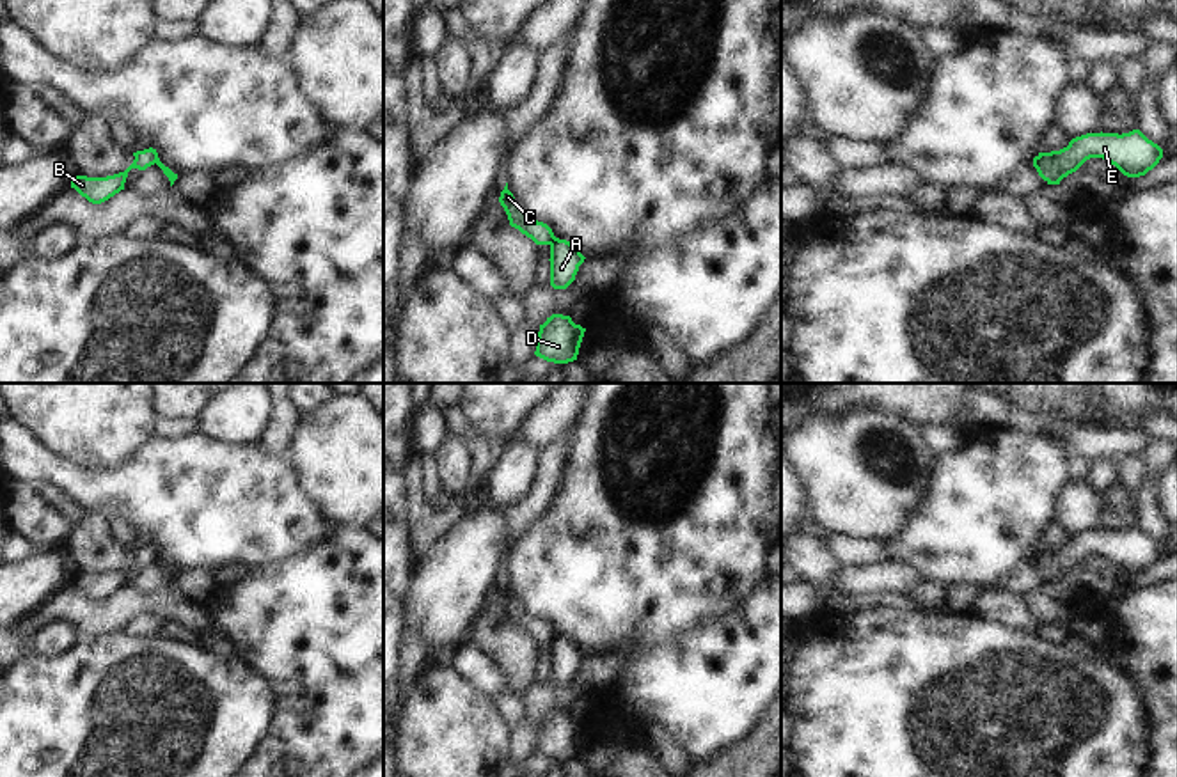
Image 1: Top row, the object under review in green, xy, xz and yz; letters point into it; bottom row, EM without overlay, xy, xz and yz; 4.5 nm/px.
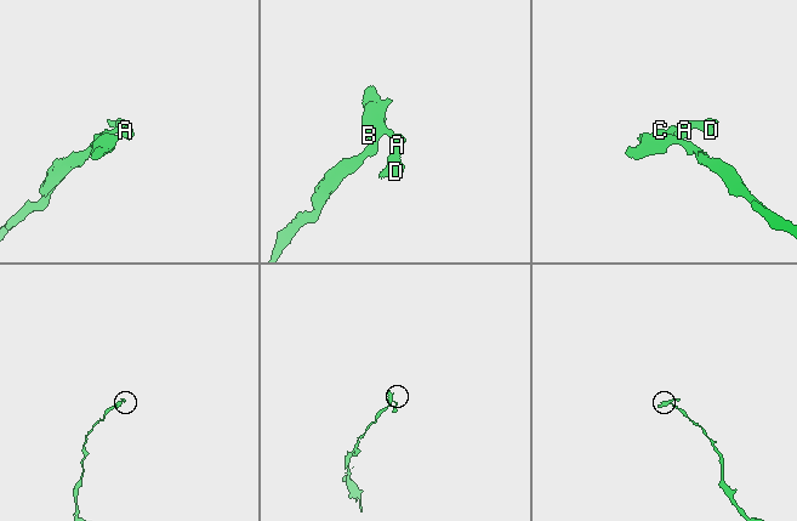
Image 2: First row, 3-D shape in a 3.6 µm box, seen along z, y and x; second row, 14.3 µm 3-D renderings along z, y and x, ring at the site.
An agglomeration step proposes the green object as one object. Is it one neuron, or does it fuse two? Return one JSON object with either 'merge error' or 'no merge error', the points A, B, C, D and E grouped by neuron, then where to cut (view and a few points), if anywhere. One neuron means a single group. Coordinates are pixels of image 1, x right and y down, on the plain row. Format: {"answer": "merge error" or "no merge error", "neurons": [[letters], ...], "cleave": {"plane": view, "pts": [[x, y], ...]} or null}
{"answer": "merge error", "neurons": [["A", "D", "E"], ["B", "C"]], "cleave": {"plane": "xz", "pts": [[554, 634], [549, 641]]}}

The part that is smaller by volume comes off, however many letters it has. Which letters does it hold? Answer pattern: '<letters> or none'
A, D, E

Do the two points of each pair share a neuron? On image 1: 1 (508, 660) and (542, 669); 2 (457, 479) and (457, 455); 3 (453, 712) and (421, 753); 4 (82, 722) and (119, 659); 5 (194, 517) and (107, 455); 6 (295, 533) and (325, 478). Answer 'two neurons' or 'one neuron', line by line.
1: two neurons
2: one neuron
3: one neuron
4: one neuron
5: two neurons
6: two neurons

